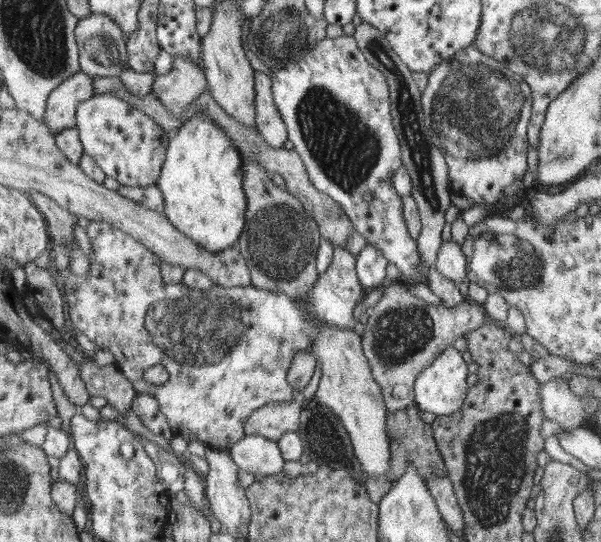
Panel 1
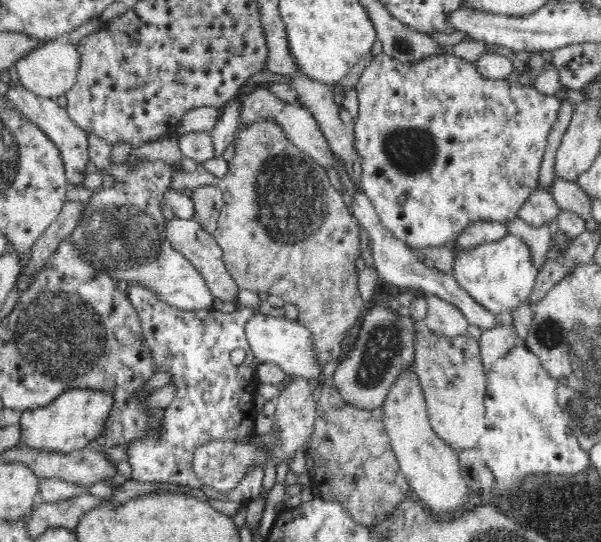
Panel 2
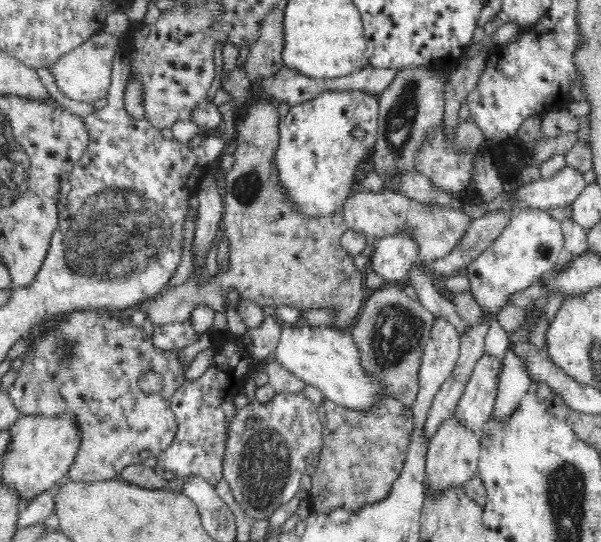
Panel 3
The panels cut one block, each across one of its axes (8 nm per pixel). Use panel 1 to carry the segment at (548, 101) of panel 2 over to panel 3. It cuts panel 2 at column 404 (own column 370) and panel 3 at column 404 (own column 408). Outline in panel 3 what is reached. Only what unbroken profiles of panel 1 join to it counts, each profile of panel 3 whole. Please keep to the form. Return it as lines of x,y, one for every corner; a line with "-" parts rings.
410,232
377,239
368,268
373,269
385,283
405,284
409,268
419,258
419,244

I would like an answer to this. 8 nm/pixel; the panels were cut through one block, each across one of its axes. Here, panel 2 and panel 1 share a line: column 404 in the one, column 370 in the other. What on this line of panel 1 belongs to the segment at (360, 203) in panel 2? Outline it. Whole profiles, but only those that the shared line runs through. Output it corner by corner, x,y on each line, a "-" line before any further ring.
368,242
362,252
358,254
358,264
356,264
356,275
360,278
362,286
380,288
387,283
387,264
387,258
382,251

